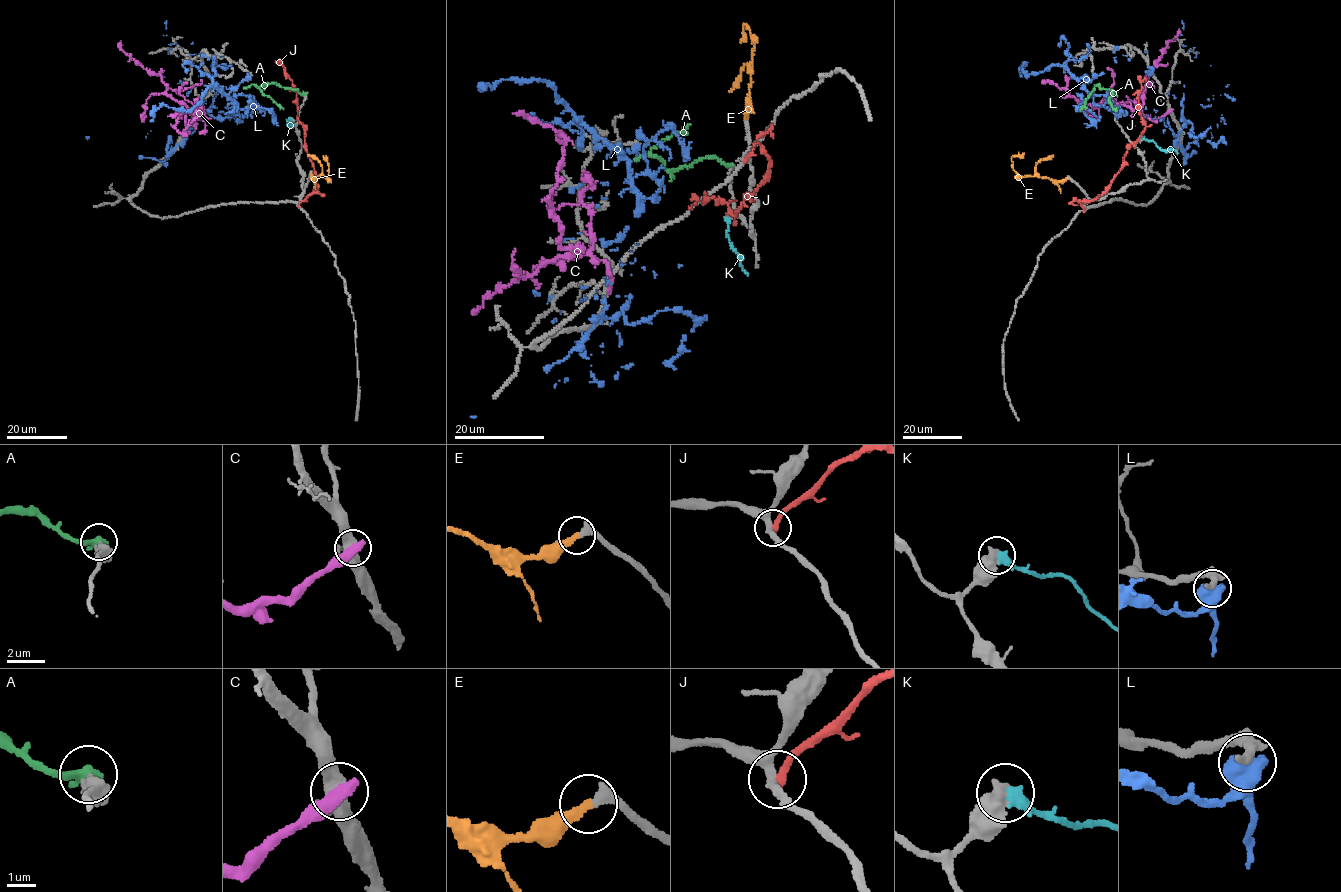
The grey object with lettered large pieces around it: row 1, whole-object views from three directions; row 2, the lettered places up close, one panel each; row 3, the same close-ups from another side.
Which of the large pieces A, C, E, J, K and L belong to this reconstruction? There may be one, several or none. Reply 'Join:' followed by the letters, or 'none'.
Join: E

